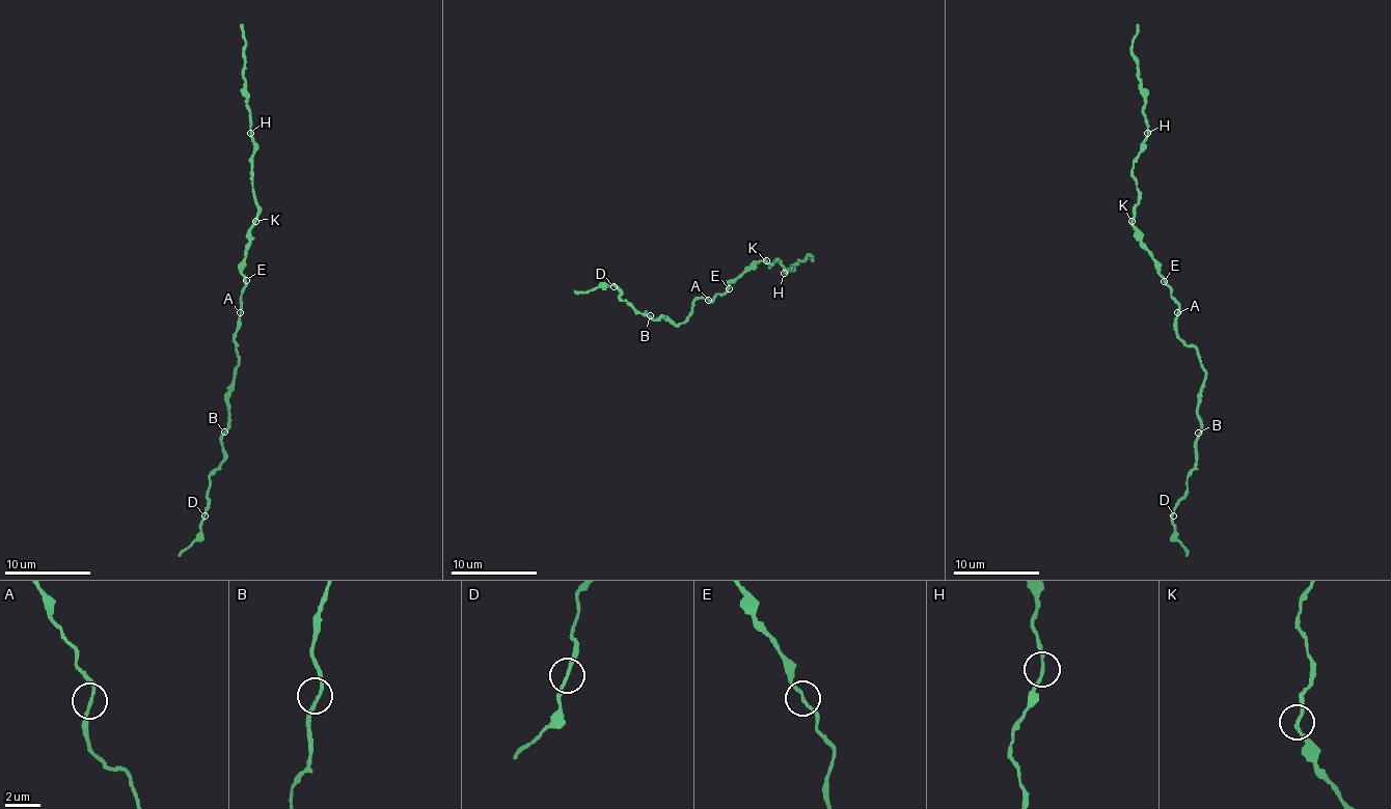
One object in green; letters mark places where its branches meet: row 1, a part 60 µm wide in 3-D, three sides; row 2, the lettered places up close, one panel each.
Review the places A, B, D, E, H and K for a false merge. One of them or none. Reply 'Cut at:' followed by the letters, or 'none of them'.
Cut at: none of them

